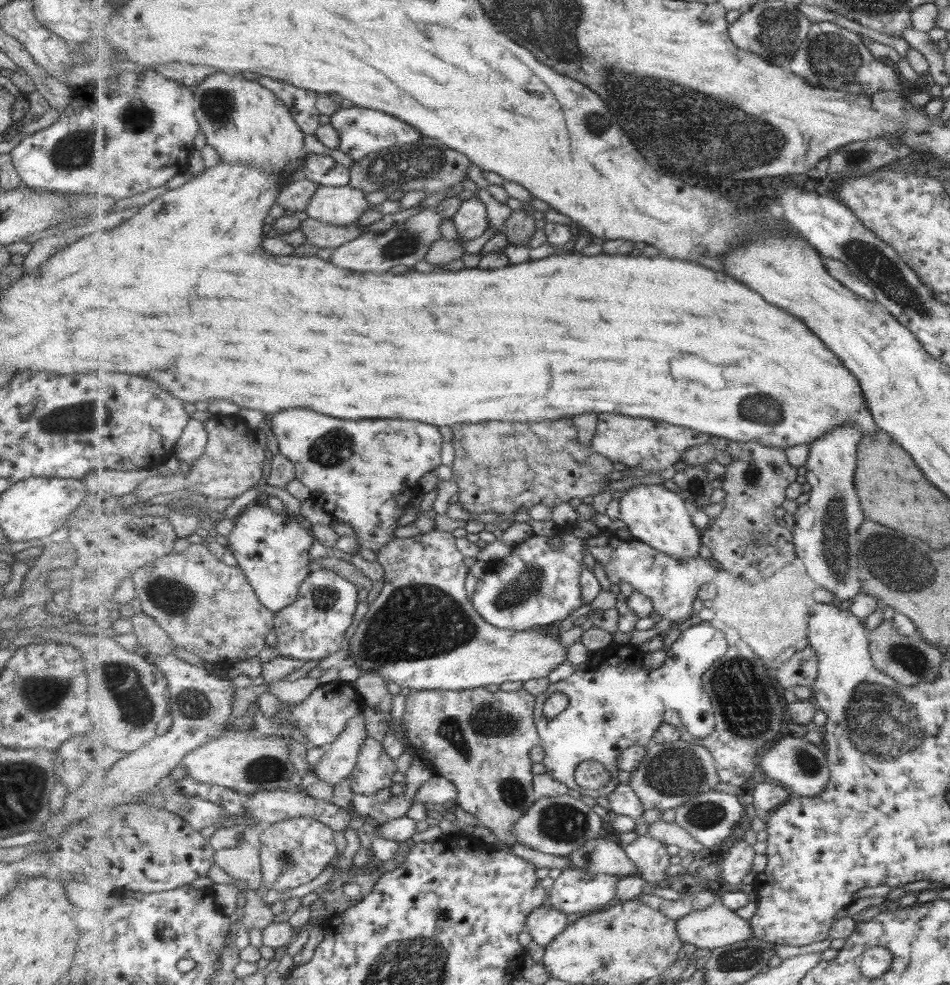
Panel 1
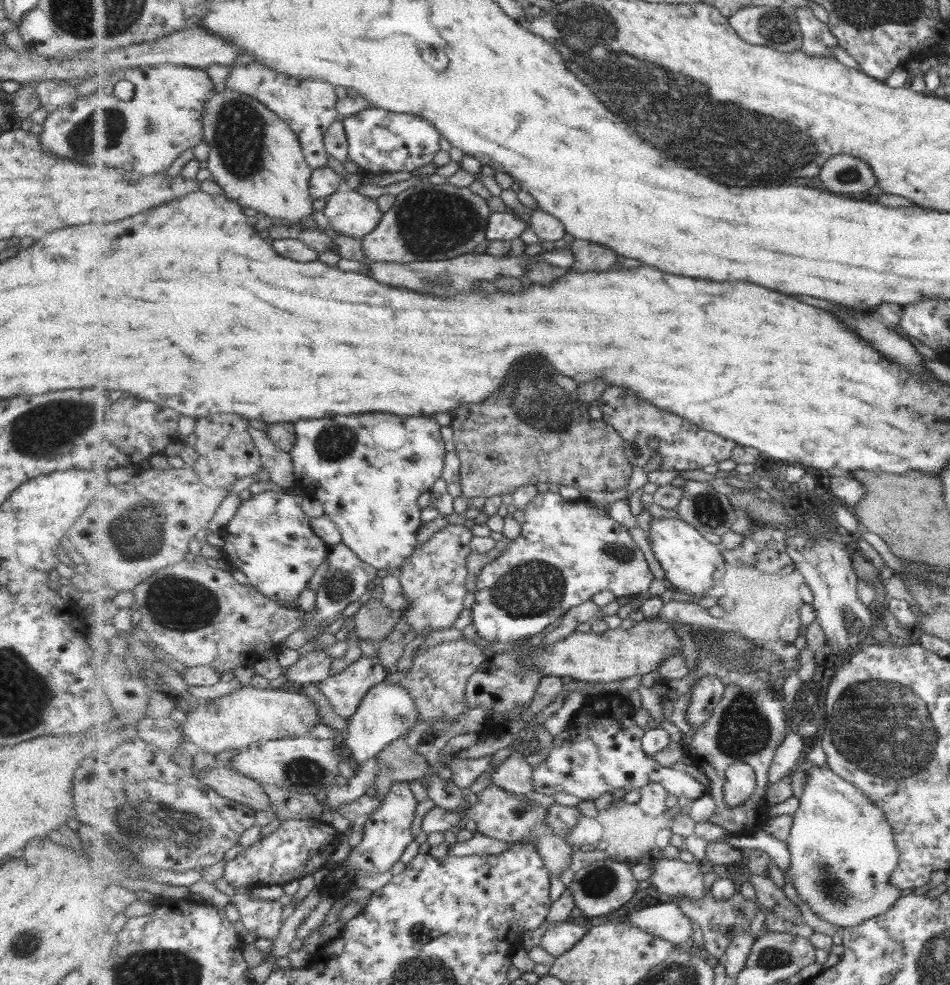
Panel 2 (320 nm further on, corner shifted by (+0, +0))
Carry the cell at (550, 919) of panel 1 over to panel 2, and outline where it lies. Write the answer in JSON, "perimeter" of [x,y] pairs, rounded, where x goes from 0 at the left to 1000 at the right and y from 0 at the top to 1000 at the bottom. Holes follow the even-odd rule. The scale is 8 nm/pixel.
{"perimeter":[[[599,934],[581,938],[572,950],[571,962],[578,970],[588,974],[591,970],[599,968],[620,943],[621,939],[611,940],[600,937]]]}

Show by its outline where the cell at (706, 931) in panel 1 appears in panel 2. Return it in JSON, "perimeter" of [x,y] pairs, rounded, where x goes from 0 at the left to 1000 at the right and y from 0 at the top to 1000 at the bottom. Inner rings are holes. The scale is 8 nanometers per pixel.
{"perimeter":[[[713,915],[694,916],[692,919],[666,925],[660,933],[679,946],[702,953],[709,959],[719,960],[729,950],[729,934],[718,925]]]}

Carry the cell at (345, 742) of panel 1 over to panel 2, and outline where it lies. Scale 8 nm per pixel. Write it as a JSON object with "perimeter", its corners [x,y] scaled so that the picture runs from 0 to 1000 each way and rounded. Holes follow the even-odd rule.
{"perimeter":[[[403,691],[387,701],[376,723],[368,728],[365,738],[366,748],[360,754],[368,760],[374,775],[379,778],[396,770],[414,752],[427,748],[429,743],[439,737],[440,731],[442,725],[432,703],[420,692],[408,694]]]}

